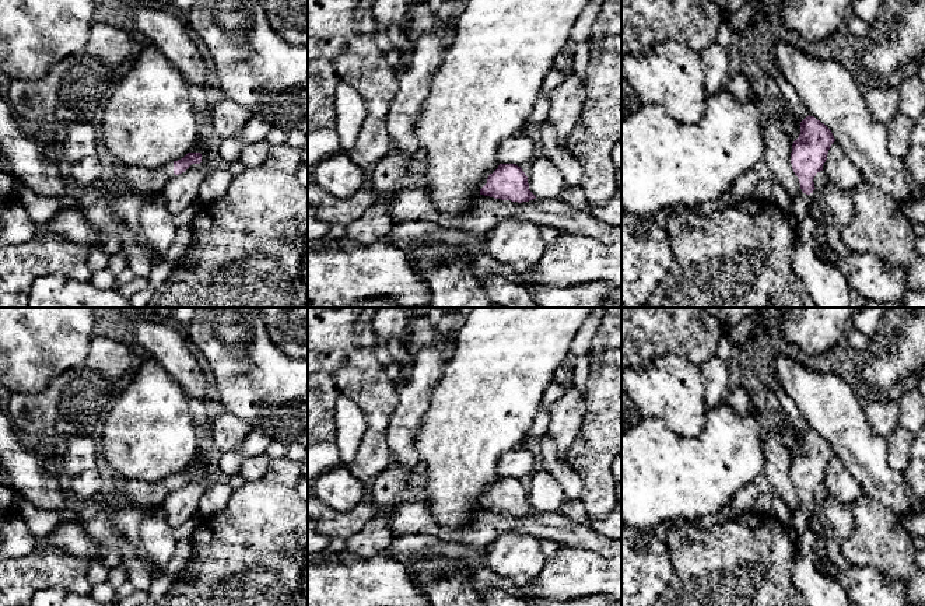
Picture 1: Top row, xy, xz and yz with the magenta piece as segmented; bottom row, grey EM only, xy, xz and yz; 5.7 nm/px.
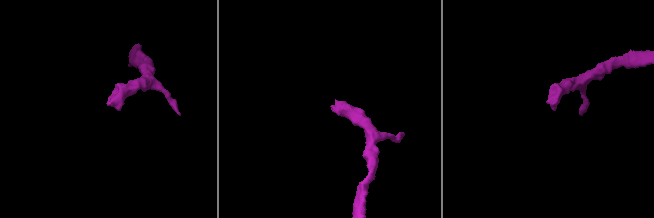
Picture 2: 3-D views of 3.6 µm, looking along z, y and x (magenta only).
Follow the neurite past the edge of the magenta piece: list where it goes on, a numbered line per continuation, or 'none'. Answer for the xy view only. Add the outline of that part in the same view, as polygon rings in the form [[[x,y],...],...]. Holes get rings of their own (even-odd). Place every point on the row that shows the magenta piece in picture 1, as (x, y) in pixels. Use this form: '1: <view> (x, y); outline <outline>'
1: xy (142, 181); outline [[[174,162],[158,169],[147,169],[143,167],[127,165],[125,169],[125,181],[130,193],[143,196],[160,193],[169,179],[176,178],[174,174]]]

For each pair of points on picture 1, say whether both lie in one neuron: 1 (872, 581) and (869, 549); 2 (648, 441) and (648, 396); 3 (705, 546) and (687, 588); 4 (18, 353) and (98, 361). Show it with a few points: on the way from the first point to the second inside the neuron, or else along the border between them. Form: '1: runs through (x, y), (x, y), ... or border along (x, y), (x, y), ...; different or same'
1: border along (851, 564), (878, 568), (890, 581), (900, 582); different
2: border along (643, 416), (658, 417), (678, 433); different
3: runs through (705, 556), (705, 570), (697, 578); same
4: border along (94, 335), (88, 354), (55, 378); different

